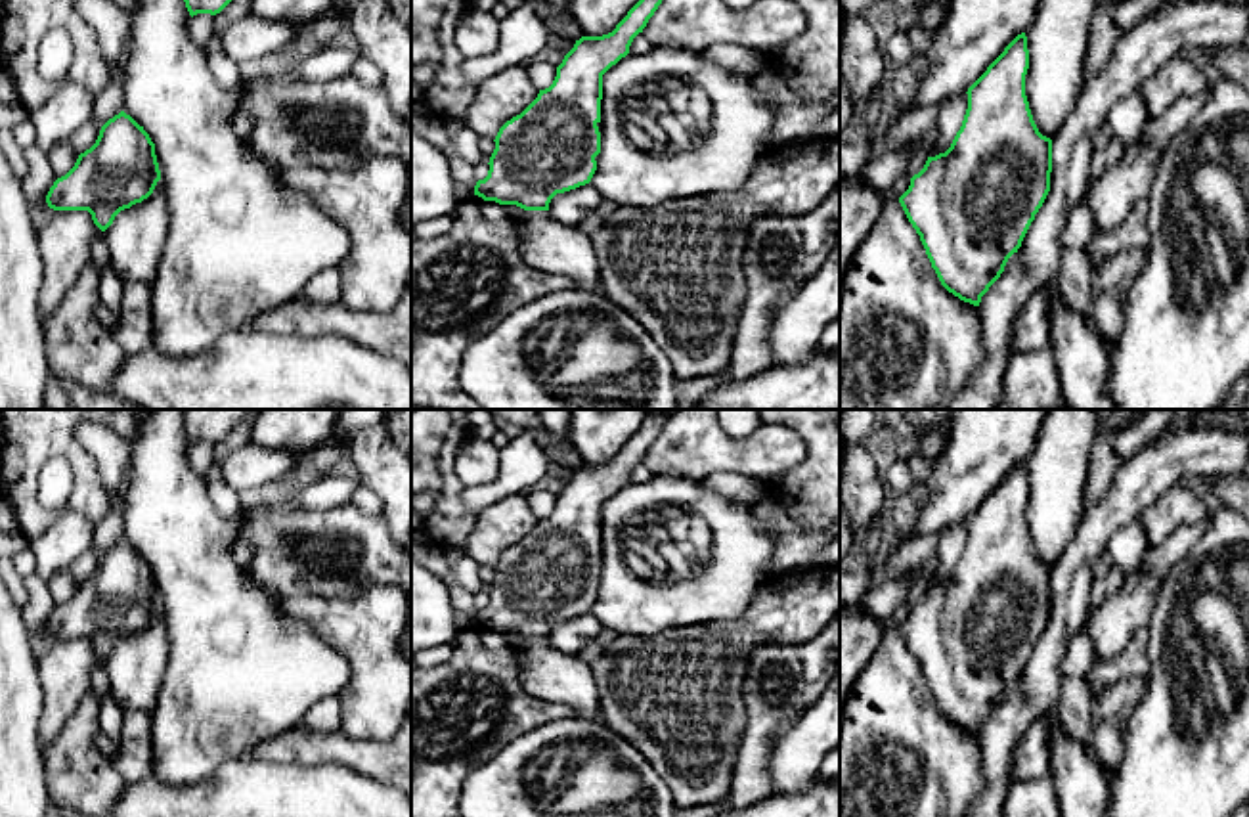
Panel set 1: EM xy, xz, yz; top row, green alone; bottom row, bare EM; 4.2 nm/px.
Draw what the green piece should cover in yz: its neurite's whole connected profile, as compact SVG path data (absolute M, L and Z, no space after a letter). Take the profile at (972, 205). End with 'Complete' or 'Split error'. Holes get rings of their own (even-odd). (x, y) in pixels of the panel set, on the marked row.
M1021 33L968 88L968 109L951 147L928 157L899 197L941 285L974 306L1018 253L1050 191L1052 140L1033 121L1025 96L1027 69L1027 36Z. Complete

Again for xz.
M639 0L616 29L603 36L581 36L557 67L553 84L516 117L507 121L490 157L490 170L474 186L474 195L499 205L516 205L524 210L549 210L557 193L591 182L601 153L601 99L603 75L629 54L633 38L643 33L662 0Z. Complete

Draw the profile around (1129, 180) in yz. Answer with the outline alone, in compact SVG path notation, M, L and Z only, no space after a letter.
M1144 140L1088 188L1086 201L1098 233L1117 230L1138 201L1146 201L1157 176L1161 151Z

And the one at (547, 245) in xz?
M501 207L518 235L522 258L530 268L566 276L576 289L601 291L597 253L587 233L557 222L549 210Z

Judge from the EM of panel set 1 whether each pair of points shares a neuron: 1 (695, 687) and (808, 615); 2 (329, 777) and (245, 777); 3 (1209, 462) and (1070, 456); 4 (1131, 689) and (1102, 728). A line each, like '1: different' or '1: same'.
1: same
2: same
3: different
4: same

